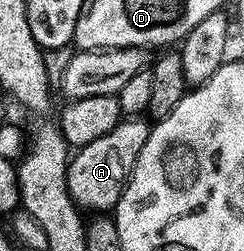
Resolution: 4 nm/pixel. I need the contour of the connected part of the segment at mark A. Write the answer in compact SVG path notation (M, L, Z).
M146 118L123 119L111 132L104 134L104 138L88 142L88 146L77 149L71 155L70 162L66 165L68 194L79 209L90 214L106 214L120 202L122 192L136 166L136 158L140 150L144 150L144 142L148 142L152 127L149 119L142 119Z

